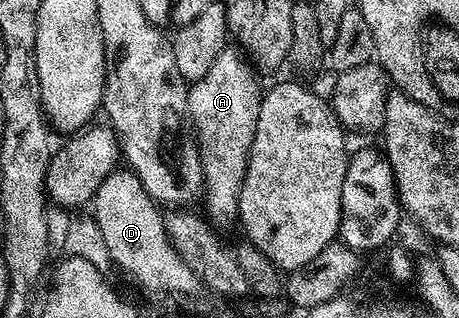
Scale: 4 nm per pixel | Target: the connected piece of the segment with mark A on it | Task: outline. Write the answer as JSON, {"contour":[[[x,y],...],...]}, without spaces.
{"contour":[[[230,44],[216,56],[216,64],[208,68],[208,76],[193,83],[188,90],[189,121],[198,129],[196,142],[202,155],[204,202],[214,210],[234,212],[238,209],[238,193],[242,191],[264,93],[254,79],[253,69],[247,55],[237,45]]]}

